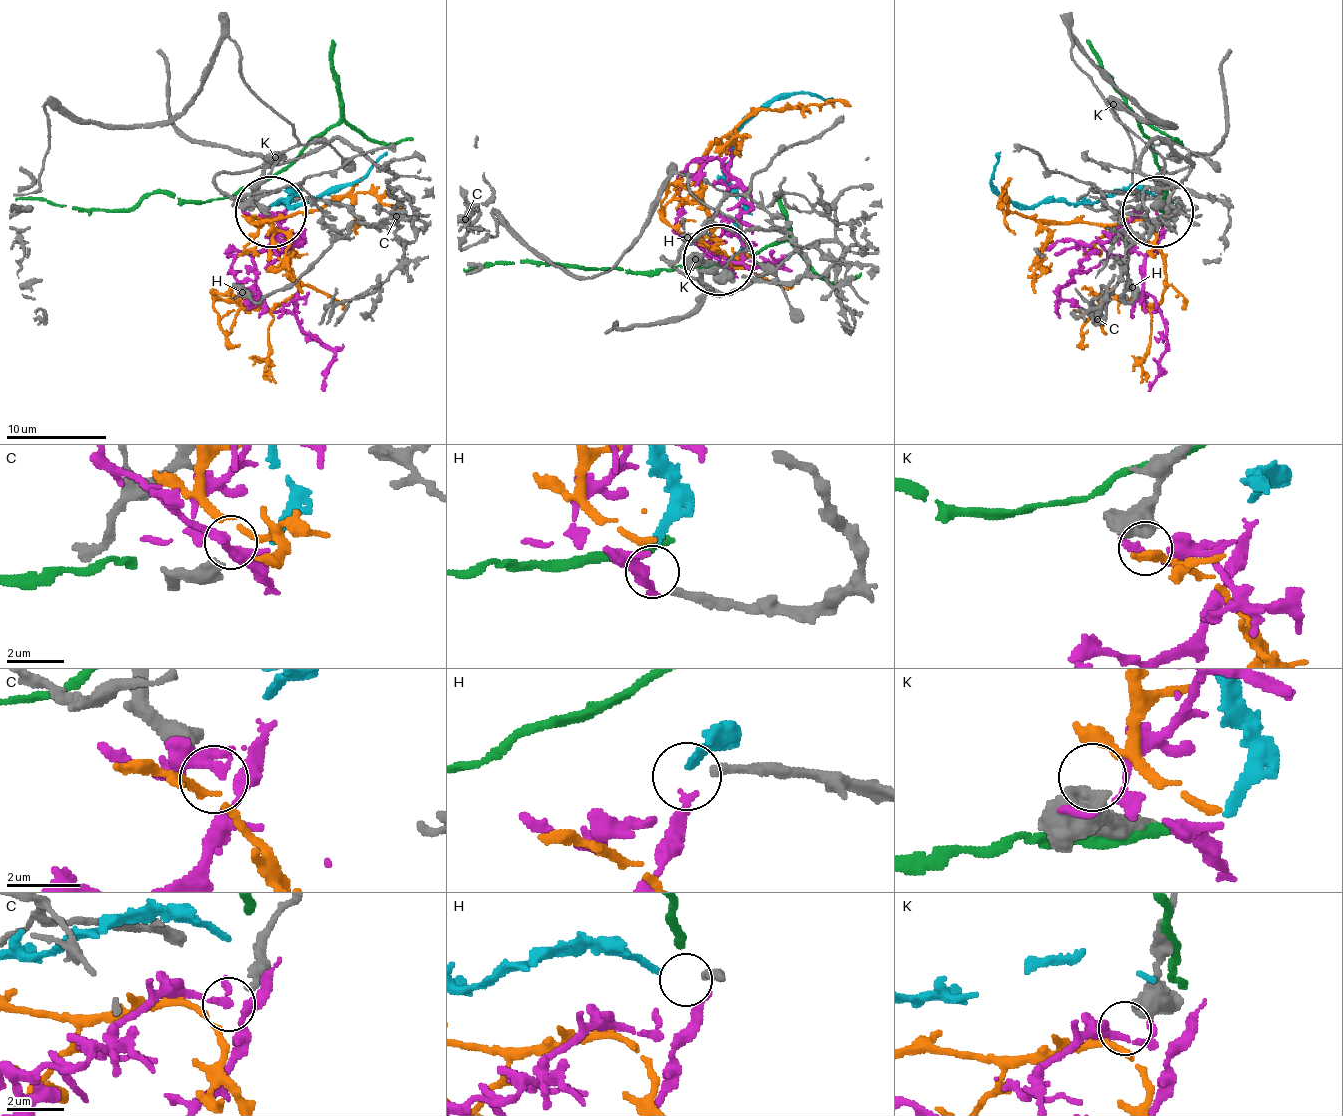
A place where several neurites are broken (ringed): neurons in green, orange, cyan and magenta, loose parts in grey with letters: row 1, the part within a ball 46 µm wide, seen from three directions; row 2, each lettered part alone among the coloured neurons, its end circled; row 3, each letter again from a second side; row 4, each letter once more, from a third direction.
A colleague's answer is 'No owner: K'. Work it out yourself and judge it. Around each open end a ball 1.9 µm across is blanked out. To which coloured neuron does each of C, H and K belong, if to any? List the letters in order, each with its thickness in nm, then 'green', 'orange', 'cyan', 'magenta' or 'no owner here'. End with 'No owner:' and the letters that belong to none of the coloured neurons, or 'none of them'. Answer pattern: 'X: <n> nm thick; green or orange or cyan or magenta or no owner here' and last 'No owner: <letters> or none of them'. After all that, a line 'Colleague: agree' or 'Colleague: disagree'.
C: 420 nm thick; orange
H: 260 nm thick; cyan
K: 700 nm thick; no owner here
No owner: K
Colleague: agree

